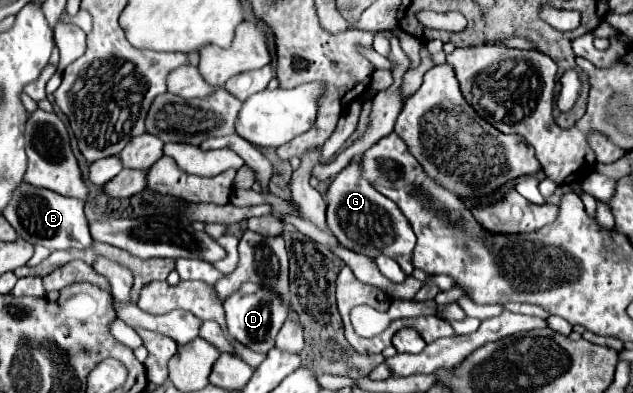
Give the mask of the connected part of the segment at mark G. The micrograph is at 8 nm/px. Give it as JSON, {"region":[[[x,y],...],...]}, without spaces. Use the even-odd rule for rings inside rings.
{"region":[[[362,155],[354,157],[348,167],[344,167],[330,183],[326,191],[326,201],[328,201],[328,229],[336,235],[342,247],[362,253],[368,257],[378,257],[378,255],[388,255],[398,261],[402,271],[406,275],[412,275],[412,249],[416,235],[408,223],[408,219],[402,215],[400,207],[378,193],[370,181],[362,177]]]}

